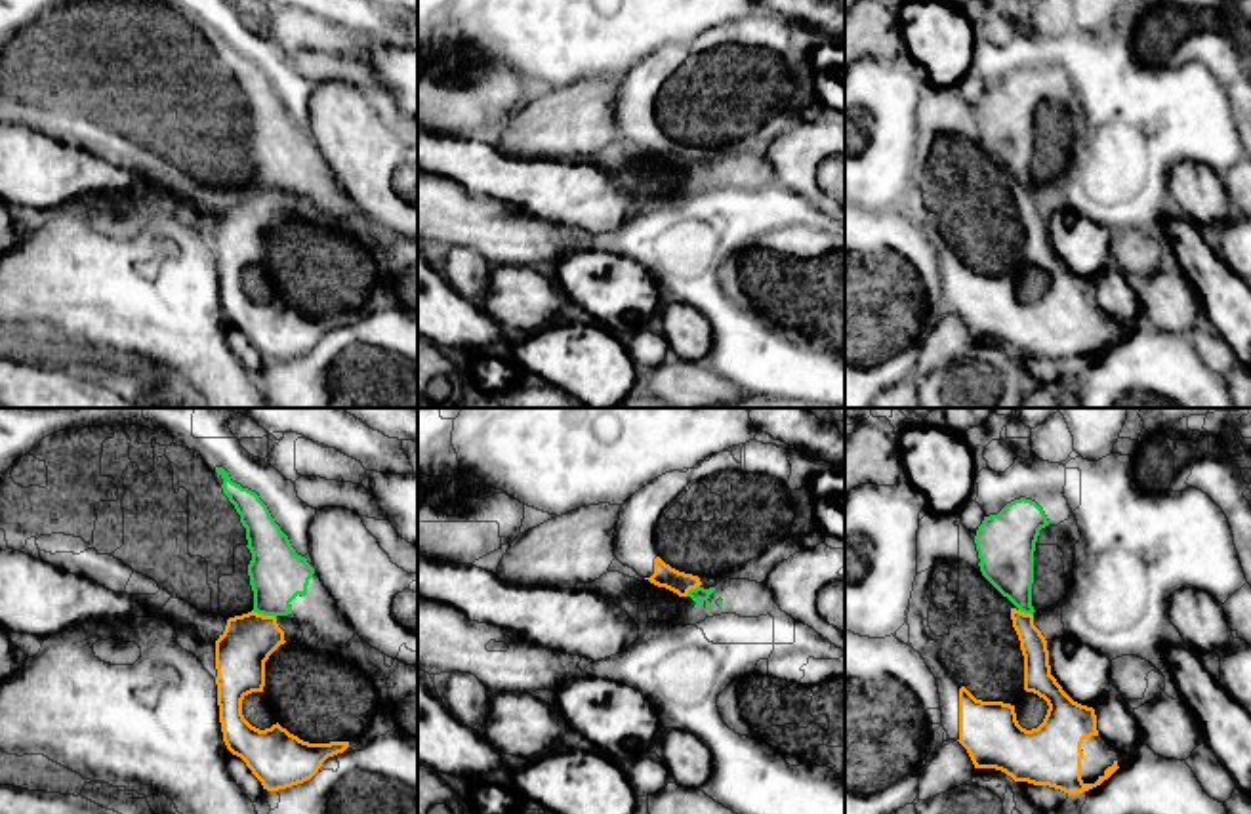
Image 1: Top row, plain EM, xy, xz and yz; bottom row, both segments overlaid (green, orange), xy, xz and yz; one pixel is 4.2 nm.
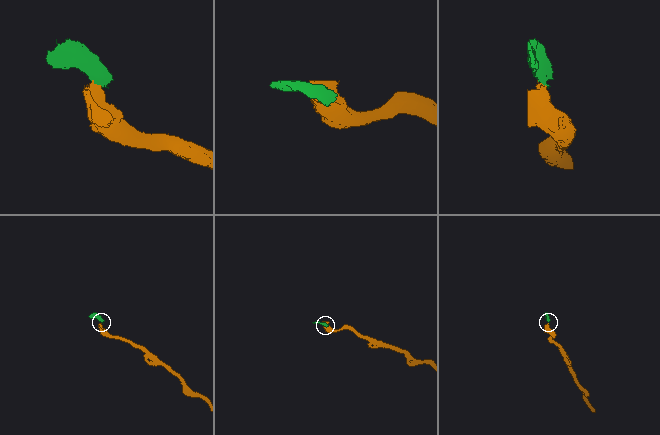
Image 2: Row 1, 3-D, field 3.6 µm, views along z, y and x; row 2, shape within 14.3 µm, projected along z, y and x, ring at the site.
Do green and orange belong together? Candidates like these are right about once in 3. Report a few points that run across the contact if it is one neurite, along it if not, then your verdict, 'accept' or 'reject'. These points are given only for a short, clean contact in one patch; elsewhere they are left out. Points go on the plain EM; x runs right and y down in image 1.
line xy (252, 183), (275, 191); reject

